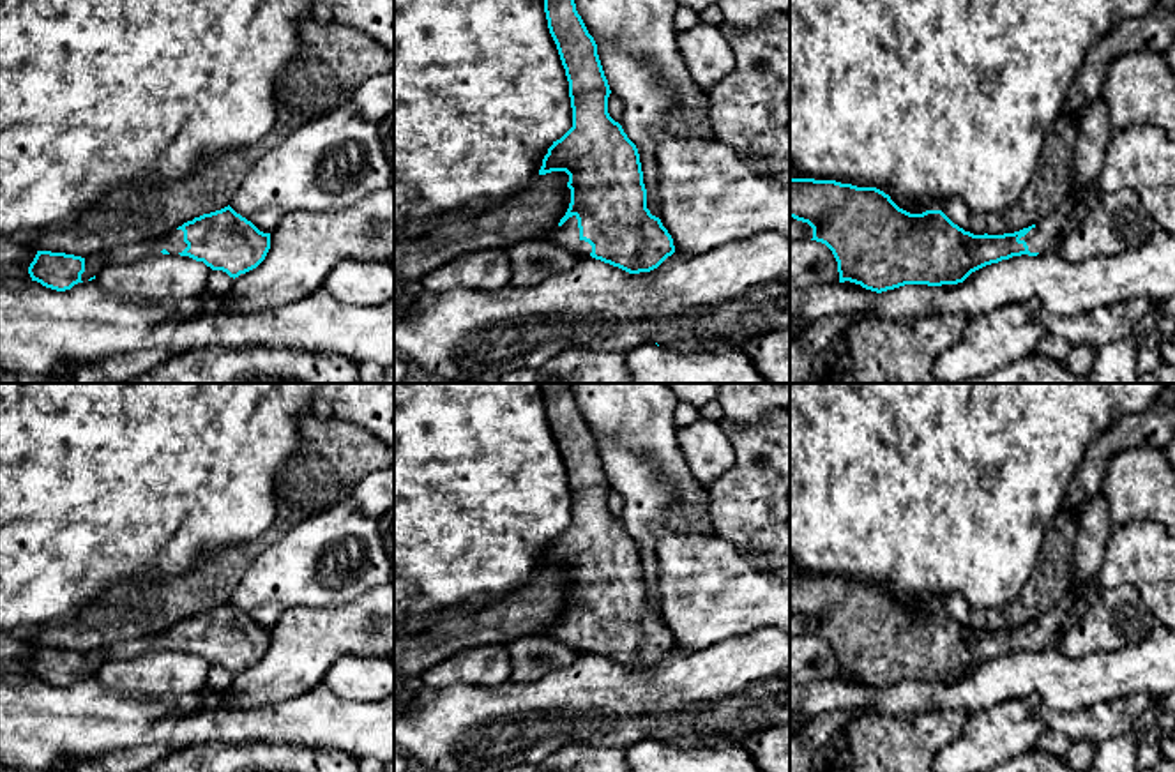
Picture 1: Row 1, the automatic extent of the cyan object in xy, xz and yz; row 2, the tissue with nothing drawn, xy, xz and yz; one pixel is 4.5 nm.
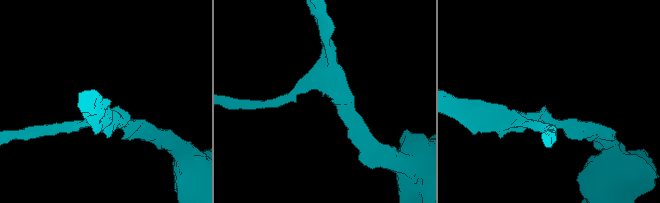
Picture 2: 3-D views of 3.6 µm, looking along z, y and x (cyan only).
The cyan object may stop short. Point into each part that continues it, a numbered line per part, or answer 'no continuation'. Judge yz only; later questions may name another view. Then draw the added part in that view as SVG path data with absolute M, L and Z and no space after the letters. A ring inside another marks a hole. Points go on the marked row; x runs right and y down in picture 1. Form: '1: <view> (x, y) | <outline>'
1: yz (1041, 239) | M1067 194L1051 216L1037 223L1025 237L1030 253L1044 254L1055 251L1062 228L1067 223L1074 207L1083 200L1083 194Z

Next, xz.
1: xz (568, 235) | M576 216L569 217L562 226L558 226L557 242L558 246L572 253L576 258L587 258L592 253L592 246L580 238Z

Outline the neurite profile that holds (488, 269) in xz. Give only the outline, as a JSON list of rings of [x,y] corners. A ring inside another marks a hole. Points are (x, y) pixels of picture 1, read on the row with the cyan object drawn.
[[[504,249],[465,253],[421,279],[428,291],[445,291],[451,288],[497,291],[511,286],[511,281],[512,267]]]

